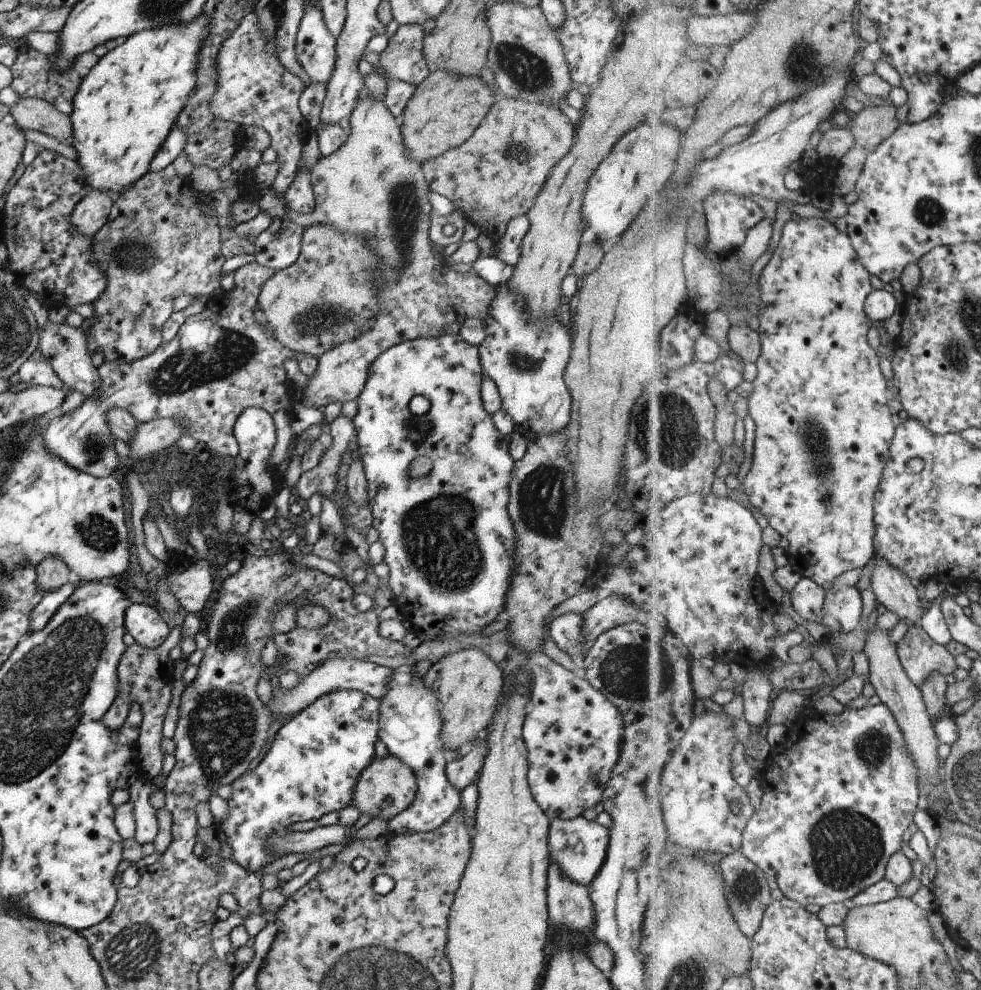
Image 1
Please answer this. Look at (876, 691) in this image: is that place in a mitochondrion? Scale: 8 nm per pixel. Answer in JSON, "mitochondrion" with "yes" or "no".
{"mitochondrion":"no"}

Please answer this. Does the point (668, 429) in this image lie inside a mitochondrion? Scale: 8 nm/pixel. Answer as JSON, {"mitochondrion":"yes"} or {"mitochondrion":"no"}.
{"mitochondrion":"yes"}

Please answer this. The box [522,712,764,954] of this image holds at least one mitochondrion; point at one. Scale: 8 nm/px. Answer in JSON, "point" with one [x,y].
{"point":[747,886]}

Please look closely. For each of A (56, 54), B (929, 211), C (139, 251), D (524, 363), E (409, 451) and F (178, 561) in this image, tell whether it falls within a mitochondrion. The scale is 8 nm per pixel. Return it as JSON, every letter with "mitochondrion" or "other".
{"A":"other","B":"mitochondrion","C":"mitochondrion","D":"mitochondrion","E":"other","F":"other"}

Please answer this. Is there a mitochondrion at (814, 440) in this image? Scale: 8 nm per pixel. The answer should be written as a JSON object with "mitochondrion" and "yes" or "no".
{"mitochondrion":"yes"}

